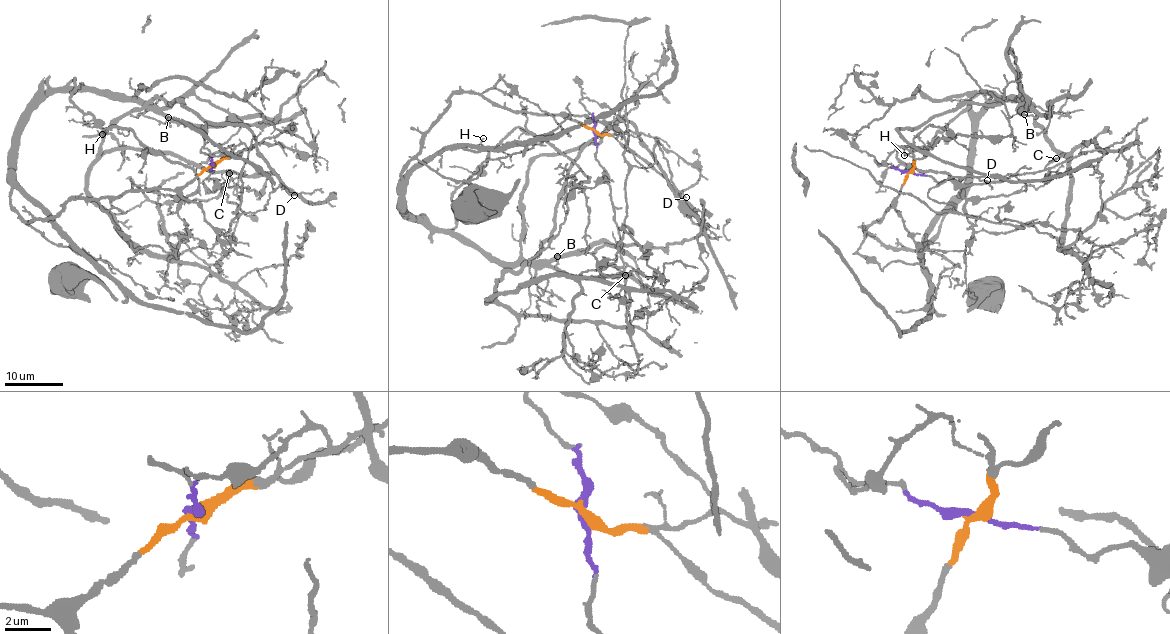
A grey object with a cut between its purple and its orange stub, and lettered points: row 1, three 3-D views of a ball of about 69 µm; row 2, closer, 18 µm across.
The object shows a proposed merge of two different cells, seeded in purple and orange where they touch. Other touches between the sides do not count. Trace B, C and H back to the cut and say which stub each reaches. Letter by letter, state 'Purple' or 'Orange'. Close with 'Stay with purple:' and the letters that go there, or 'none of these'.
B: Orange
C: Purple
H: Orange
Stay with purple: C

